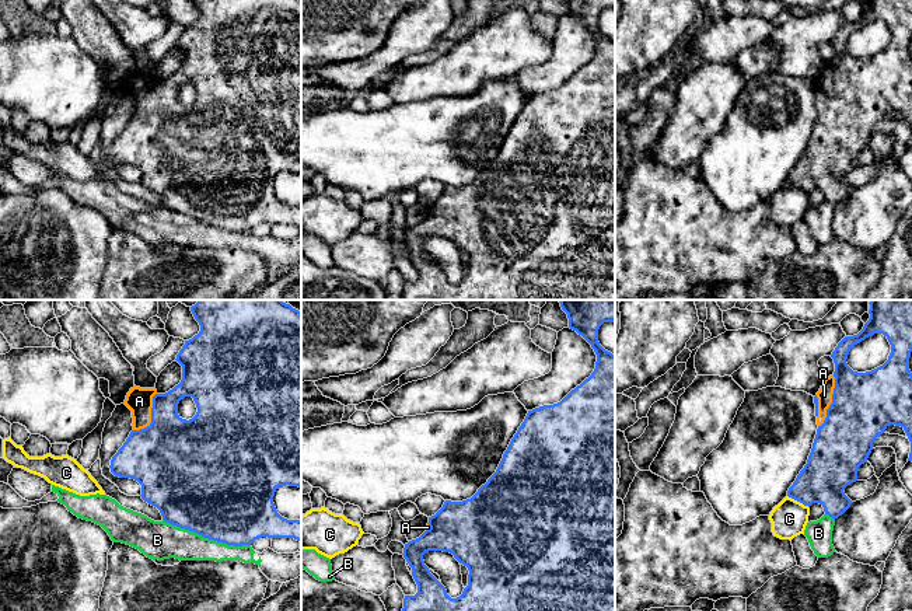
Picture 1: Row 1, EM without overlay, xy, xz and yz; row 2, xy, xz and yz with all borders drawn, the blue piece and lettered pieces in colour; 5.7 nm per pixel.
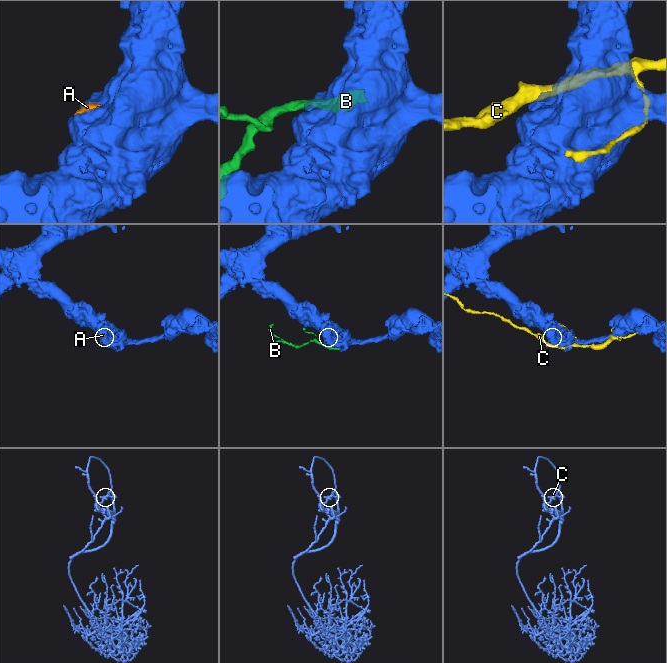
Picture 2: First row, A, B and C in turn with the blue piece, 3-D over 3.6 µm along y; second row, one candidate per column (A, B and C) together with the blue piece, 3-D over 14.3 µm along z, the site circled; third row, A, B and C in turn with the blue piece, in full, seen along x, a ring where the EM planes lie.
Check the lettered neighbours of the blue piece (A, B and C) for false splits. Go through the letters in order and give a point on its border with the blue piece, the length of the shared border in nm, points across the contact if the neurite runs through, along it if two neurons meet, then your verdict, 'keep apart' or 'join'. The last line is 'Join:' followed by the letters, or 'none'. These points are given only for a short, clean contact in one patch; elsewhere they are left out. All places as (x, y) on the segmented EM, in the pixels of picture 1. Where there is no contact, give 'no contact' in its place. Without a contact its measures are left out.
A: meets blue in yz at (832, 401); contact 320 nm long; join
B: meets blue in xy at (206, 537); contact 550 nm long; keep apart
C: meets blue in yz at (799, 500); contact 150 nm long; keep apart
Join: A

